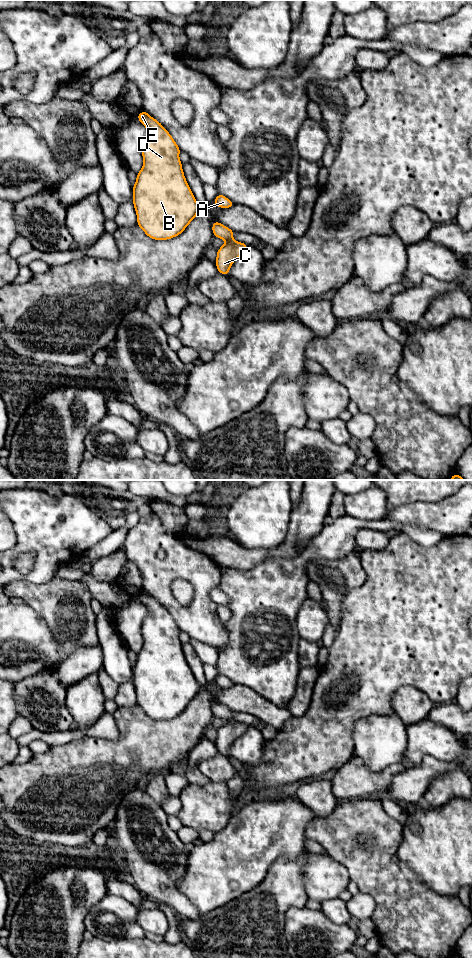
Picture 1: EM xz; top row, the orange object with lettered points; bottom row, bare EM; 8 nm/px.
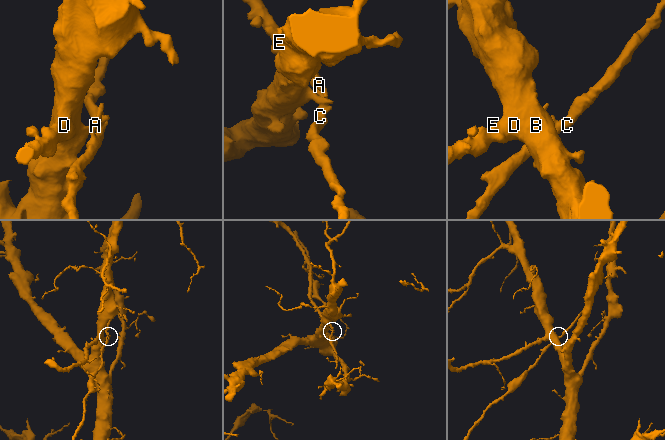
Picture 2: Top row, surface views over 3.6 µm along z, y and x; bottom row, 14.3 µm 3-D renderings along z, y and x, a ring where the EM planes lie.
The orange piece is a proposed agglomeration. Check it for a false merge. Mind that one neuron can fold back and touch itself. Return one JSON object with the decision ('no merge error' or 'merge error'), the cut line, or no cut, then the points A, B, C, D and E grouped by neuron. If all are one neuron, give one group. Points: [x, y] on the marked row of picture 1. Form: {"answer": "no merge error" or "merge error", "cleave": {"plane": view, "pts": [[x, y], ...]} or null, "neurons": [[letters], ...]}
{"answer": "merge error", "cleave": {"plane": "xz", "pts": [[233, 240], [227, 241]]}, "neurons": [["A", "C"], ["B", "D", "E"]]}

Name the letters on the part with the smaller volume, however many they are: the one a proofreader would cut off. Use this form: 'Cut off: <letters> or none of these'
Cut off: A, C

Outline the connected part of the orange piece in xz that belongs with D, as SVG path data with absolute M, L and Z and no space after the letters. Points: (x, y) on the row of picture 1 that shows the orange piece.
M142 111L136 117L147 128L147 136L142 143L143 167L137 173L137 179L133 186L132 202L137 215L137 225L153 240L169 240L180 235L191 221L199 214L200 205L196 201L190 189L179 159L180 148L163 127L163 125L146 111Z

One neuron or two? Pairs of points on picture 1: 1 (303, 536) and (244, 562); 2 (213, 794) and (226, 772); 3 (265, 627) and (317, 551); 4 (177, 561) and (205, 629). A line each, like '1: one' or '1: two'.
1: one
2: two
3: one
4: one

